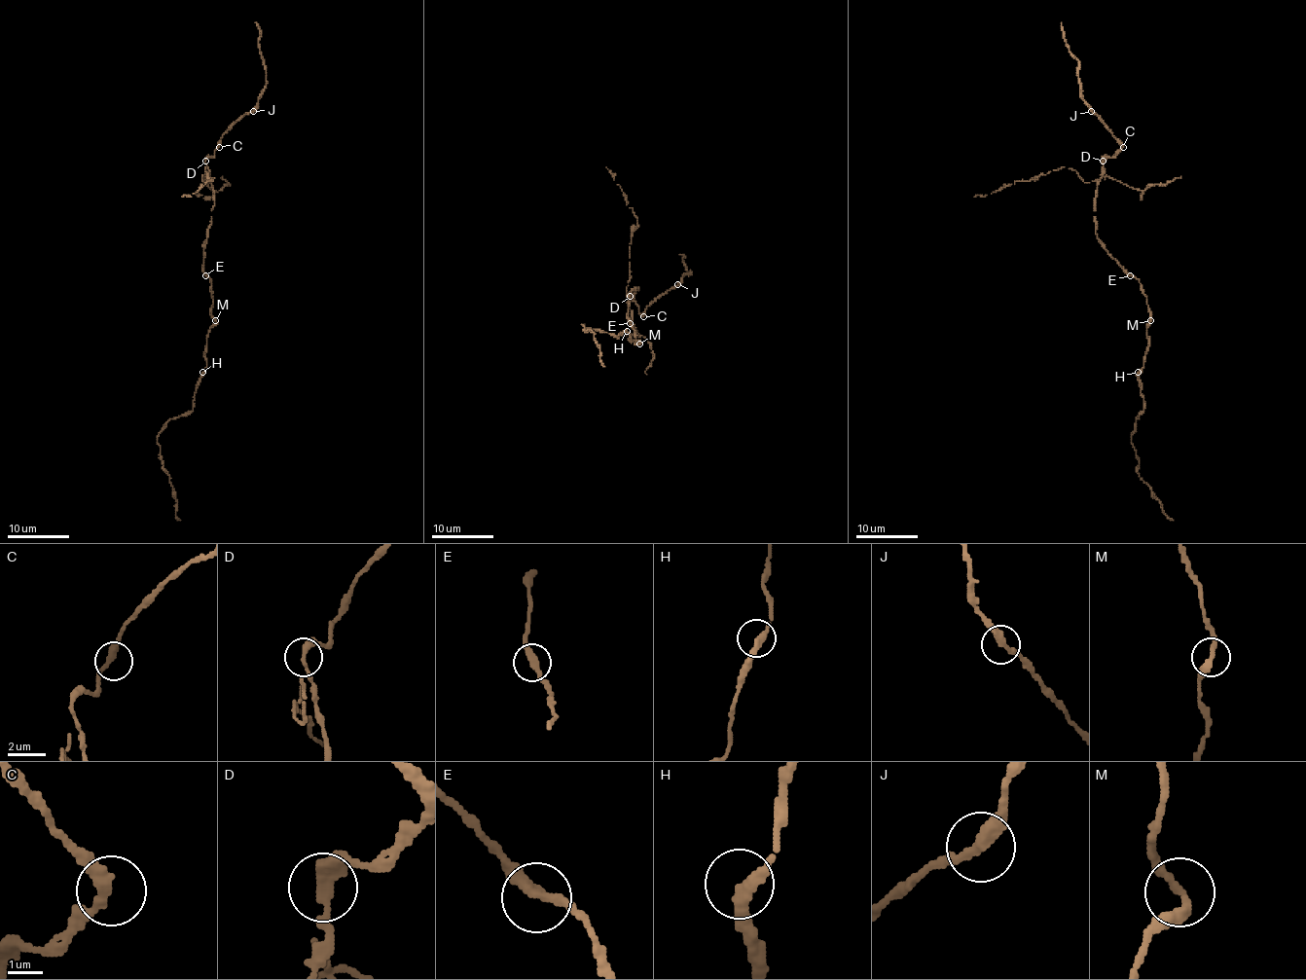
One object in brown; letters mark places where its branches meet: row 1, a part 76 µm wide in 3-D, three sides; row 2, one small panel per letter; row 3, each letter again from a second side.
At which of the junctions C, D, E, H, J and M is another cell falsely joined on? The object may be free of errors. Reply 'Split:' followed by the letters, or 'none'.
Split: D

